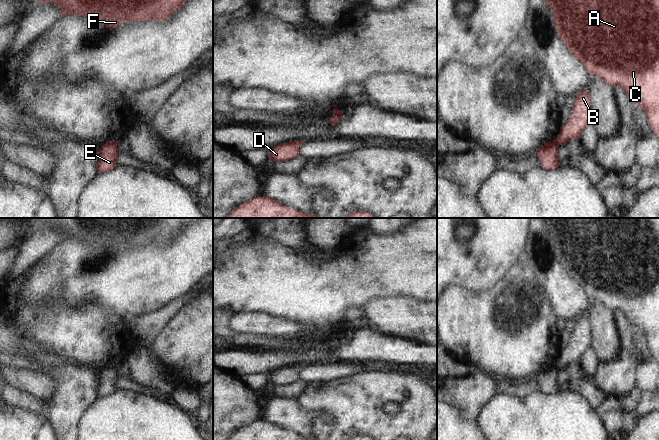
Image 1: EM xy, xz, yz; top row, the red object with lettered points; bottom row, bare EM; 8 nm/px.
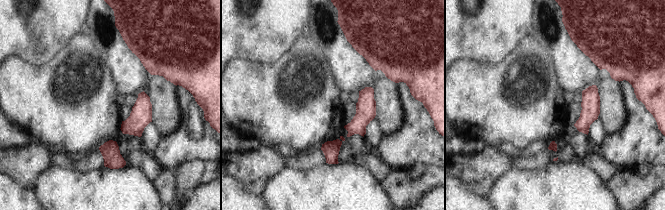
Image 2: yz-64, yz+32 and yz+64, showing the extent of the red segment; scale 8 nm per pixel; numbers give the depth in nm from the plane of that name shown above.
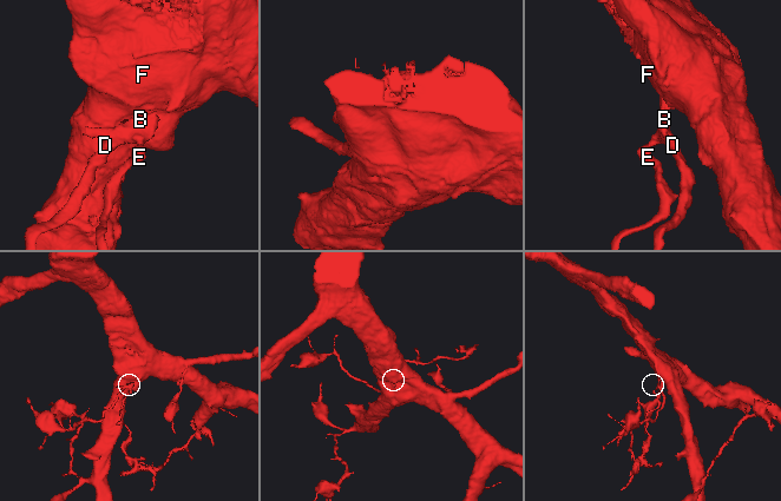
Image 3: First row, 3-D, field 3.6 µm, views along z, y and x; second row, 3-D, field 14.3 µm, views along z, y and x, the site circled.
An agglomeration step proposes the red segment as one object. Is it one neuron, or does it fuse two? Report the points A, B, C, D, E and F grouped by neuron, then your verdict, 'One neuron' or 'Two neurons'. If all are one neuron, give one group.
Groups: A B C D F / E. Two neurons.

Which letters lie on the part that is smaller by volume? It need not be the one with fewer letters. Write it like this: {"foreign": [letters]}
{"foreign": ["E"]}

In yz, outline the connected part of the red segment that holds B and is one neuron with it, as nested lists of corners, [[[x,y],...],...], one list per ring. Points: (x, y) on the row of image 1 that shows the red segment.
[[[588,91],[579,92],[568,122],[560,127],[555,142],[563,145],[572,139],[580,139],[582,131],[592,120],[592,105]]]

